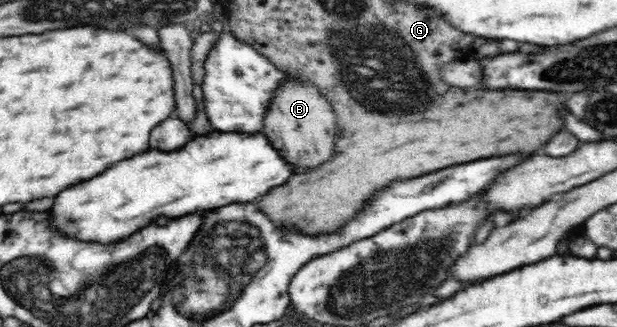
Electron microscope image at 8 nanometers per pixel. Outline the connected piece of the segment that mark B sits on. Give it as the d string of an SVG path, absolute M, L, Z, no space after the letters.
M292 77L292 86L272 102L272 114L268 114L268 122L264 122L263 128L276 152L297 175L312 172L334 157L338 132L337 117L328 99L315 86L300 82L296 77Z

